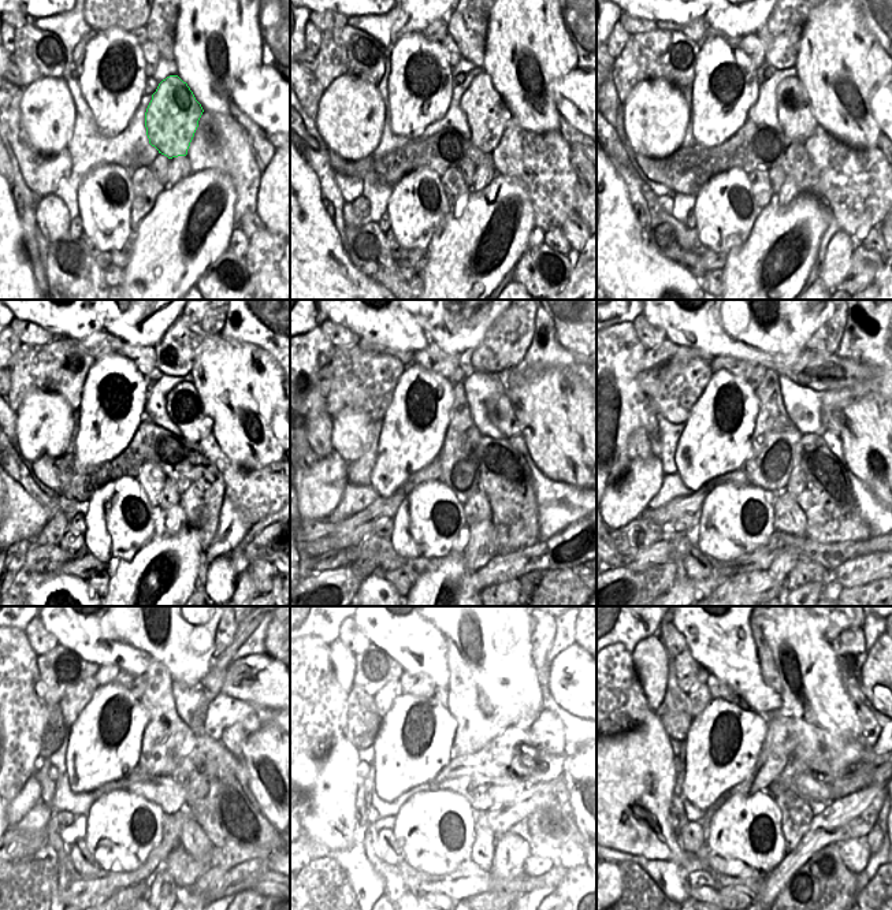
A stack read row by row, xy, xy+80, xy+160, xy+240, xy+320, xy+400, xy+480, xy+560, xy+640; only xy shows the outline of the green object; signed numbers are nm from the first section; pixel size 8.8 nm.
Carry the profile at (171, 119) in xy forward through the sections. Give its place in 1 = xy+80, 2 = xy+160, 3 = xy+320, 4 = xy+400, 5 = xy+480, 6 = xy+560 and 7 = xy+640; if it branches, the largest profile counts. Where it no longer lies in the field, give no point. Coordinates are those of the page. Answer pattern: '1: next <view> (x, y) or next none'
1: next xy+80 (487, 115)
2: next xy+160 (795, 114)
3: next xy+320 (502, 413)
4: next xy+400 (833, 402)
5: next xy+480 (223, 714)
6: next xy+560 (546, 730)
7: next xy+640 (869, 730)

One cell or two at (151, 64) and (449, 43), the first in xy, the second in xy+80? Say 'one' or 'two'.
one

